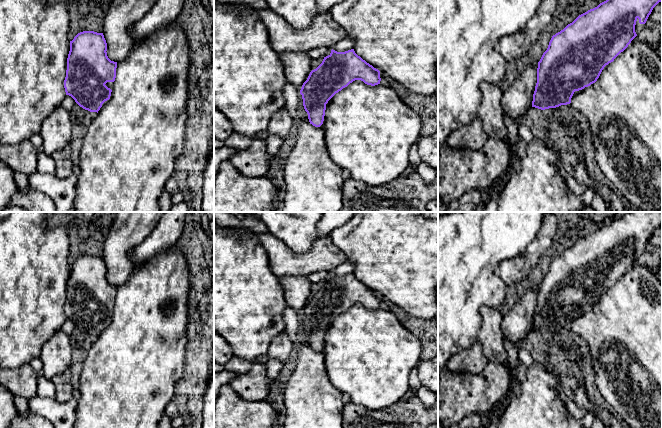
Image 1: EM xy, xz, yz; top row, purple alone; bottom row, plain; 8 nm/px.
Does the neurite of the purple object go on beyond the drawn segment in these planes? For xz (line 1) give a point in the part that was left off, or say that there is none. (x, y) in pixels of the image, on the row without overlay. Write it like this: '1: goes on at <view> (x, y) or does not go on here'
1: does not go on here

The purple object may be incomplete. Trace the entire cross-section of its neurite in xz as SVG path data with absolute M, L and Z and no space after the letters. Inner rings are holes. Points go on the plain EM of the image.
M332 273L322 287L310 296L300 314L310 348L320 351L328 325L355 304L371 310L378 309L380 295L358 280L354 273L345 276Z

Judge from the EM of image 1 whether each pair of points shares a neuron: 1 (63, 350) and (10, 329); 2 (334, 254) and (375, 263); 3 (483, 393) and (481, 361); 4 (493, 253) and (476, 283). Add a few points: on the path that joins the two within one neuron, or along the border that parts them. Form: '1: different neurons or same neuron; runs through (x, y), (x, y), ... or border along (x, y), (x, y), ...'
1: different neurons; border along (60, 328), (44, 344), (39, 356)
2: different neurons; border along (331, 239), (347, 260)
3: different neurons; border along (488, 361), (486, 366), (478, 373), (459, 372)
4: same neuron; runs through (486, 260), (476, 270), (476, 276)

